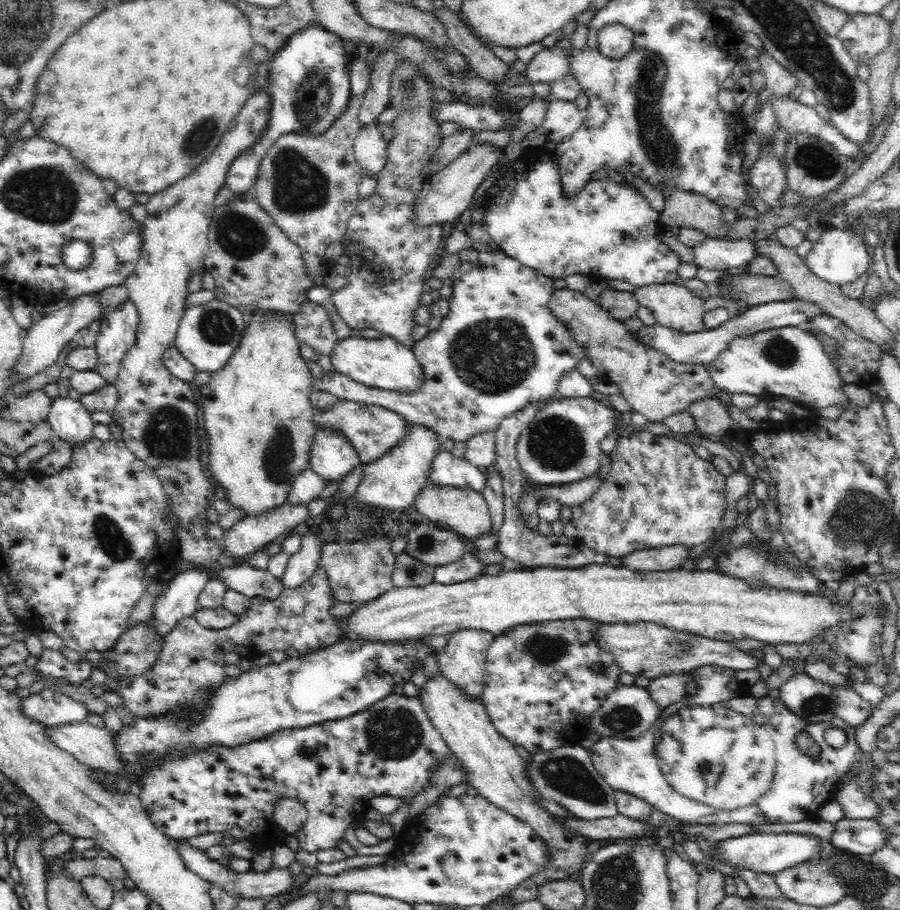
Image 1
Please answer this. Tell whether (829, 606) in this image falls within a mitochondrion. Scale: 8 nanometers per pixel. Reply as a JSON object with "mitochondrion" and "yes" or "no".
{"mitochondrion":"no"}

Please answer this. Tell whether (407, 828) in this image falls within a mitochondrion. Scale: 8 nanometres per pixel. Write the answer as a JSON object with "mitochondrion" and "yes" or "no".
{"mitochondrion":"no"}

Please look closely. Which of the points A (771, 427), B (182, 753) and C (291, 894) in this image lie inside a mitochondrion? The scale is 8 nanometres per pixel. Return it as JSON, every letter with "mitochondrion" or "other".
{"A":"other","B":"other","C":"other"}

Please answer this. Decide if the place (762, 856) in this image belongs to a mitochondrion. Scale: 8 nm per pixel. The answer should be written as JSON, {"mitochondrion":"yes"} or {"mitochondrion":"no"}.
{"mitochondrion":"no"}

